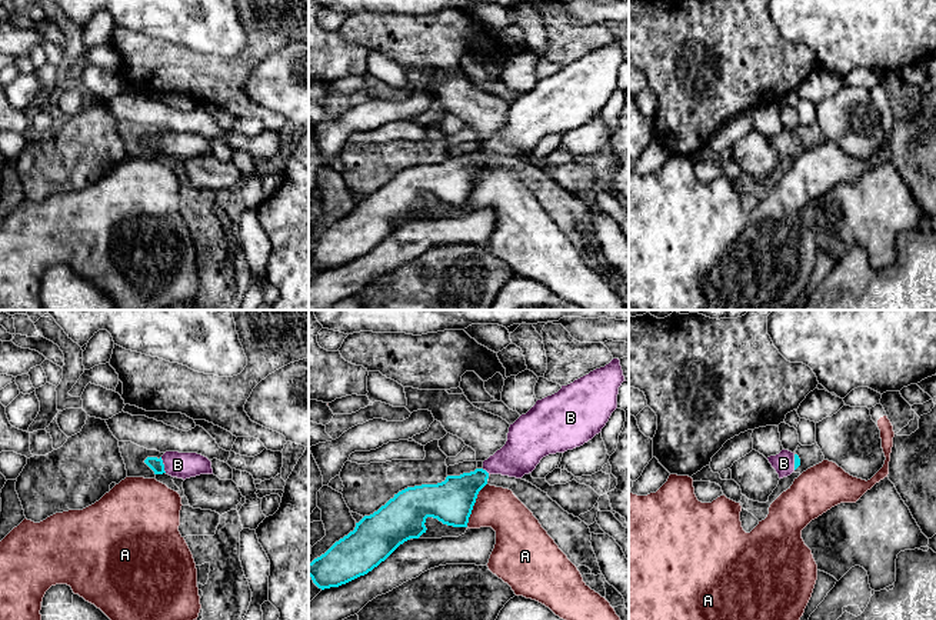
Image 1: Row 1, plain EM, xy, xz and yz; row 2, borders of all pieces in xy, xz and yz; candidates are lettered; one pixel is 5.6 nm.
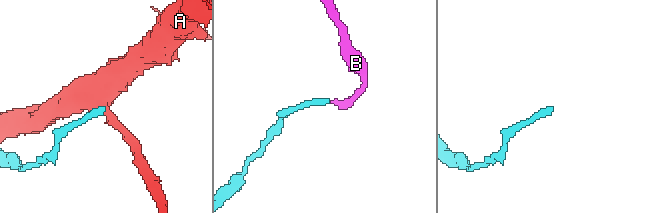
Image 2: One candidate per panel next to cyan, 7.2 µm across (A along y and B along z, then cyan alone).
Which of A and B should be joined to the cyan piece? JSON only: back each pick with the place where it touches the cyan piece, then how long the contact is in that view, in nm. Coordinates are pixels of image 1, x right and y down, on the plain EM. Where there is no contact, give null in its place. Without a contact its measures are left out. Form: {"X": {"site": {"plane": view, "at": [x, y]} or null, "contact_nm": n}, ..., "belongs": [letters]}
{"B": {"site": {"plane": "xy", "at": [163, 144]}, "contact_nm": 90}, "belongs": ["B"]}

